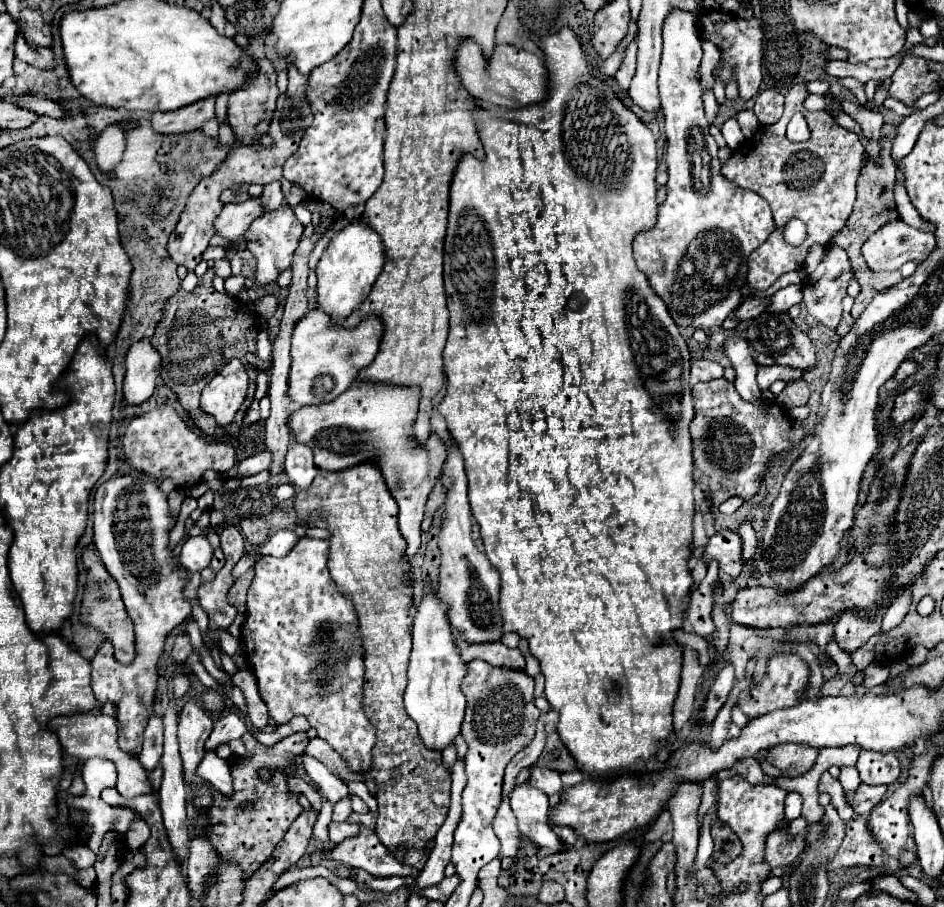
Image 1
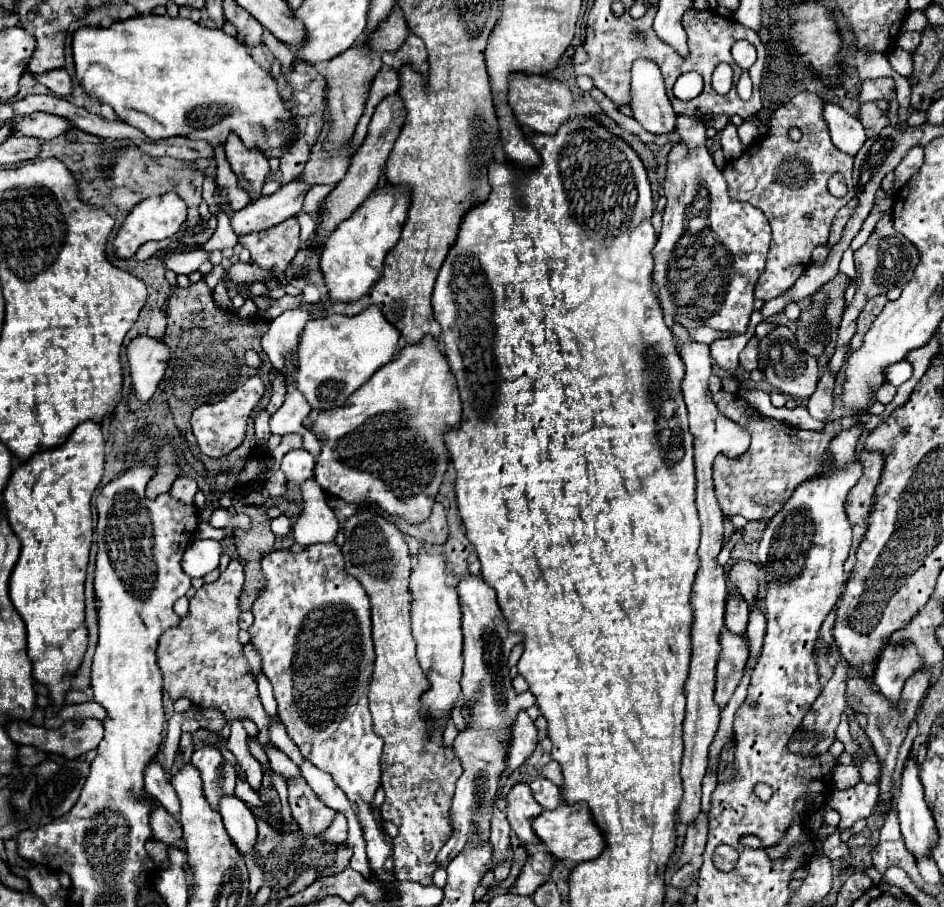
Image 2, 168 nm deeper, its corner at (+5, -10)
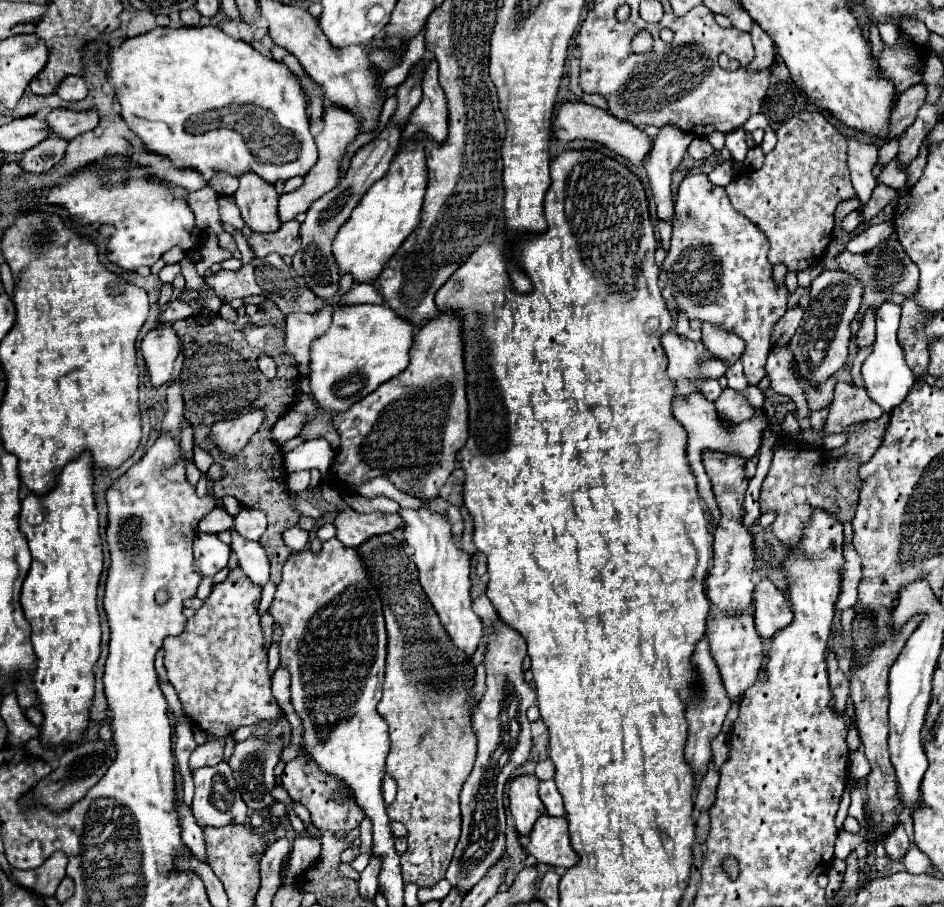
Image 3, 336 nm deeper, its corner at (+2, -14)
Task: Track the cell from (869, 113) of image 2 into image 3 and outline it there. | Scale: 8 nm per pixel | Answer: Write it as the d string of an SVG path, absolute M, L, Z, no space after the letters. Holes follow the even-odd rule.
M915 84L899 96L899 100L891 112L889 138L899 138L915 122L919 108L925 104L925 96L927 96L925 84Z

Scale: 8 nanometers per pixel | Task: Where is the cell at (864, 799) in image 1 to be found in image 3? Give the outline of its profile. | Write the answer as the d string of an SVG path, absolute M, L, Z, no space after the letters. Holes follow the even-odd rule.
M841 830L837 836L837 844L835 844L835 858L845 860L849 856L849 852L855 850L861 842L863 842L863 838L859 834L851 834L847 830Z

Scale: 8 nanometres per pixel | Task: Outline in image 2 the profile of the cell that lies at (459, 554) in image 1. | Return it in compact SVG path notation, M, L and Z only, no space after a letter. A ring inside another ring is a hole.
M466 574L456 586L460 608L462 608L462 632L464 632L464 672L462 672L462 694L472 702L472 728L460 732L454 740L454 752L464 772L456 782L456 794L450 808L452 836L436 856L436 864L446 868L448 862L464 848L468 840L490 838L490 812L492 800L498 790L498 778L504 770L504 758L508 744L508 730L516 714L536 704L530 690L514 692L510 678L502 678L502 654L522 640L508 632L506 620L498 608L496 592L486 584L482 574Z

